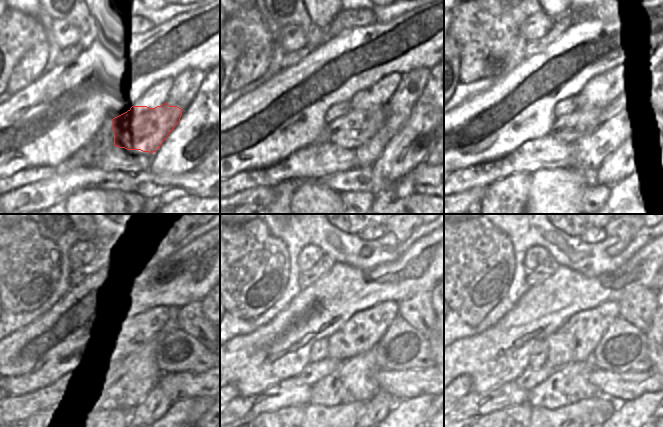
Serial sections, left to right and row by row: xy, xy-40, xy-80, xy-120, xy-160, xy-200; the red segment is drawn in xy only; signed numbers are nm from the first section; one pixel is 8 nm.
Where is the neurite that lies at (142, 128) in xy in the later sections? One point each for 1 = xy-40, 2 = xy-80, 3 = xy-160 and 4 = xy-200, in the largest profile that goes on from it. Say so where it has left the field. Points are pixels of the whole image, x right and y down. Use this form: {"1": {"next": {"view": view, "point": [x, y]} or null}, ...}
{"1": {"next": {"view": "xy-40", "point": [352, 130]}}, "2": {"next": {"view": "xy-80", "point": [568, 129]}}, "3": {"next": {"view": "xy-160", "point": [315, 371]}}, "4": {"next": {"view": "xy-200", "point": [530, 378]}}}

